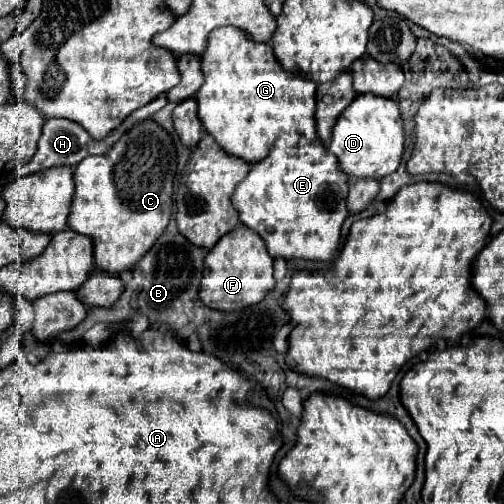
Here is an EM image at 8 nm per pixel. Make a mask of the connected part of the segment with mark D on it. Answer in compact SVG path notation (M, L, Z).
M359 94L337 118L329 152L337 158L345 174L357 178L375 178L393 174L401 164L403 154L403 120L399 104L393 98L381 98L371 94Z

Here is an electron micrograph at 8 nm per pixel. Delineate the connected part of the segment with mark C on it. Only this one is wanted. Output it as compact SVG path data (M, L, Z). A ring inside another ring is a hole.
M153 120L135 124L103 156L93 156L77 164L73 172L75 194L67 226L79 234L91 236L95 264L107 274L133 270L147 254L147 248L165 232L173 212L173 178L177 152L169 134Z

